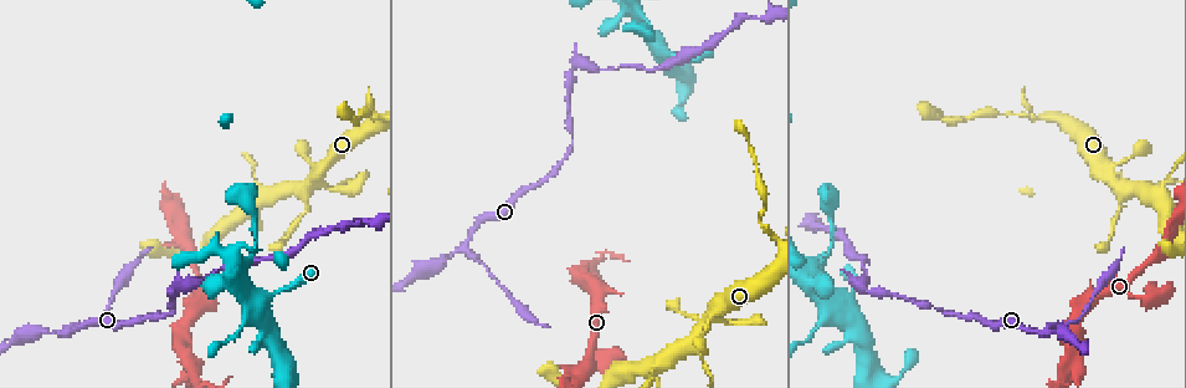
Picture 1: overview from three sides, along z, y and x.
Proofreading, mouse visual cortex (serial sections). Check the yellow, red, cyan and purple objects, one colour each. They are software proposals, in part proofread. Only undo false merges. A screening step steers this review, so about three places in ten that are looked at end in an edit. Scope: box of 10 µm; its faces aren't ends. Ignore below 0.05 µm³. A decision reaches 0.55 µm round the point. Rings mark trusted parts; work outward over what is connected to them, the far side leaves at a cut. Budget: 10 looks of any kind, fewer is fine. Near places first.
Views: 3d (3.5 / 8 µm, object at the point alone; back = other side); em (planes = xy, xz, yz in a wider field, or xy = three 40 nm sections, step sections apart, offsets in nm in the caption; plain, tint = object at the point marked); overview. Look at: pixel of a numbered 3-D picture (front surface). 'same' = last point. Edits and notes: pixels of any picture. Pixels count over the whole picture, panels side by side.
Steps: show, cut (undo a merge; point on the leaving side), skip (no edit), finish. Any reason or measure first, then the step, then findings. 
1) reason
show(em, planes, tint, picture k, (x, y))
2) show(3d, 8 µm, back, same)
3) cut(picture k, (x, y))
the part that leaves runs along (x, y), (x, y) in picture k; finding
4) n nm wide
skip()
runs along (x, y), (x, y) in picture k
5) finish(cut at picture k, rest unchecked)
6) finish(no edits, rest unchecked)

looks like a crossing
show(3d, 3.5 µm, picture 1, (843, 304))

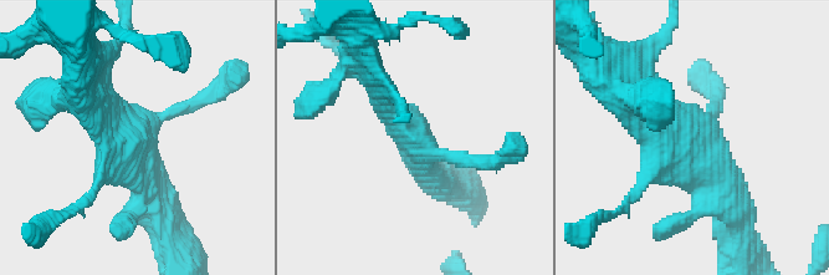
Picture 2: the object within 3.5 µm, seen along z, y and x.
show(em, xy, step 5, tint, picture 2, (137, 136))

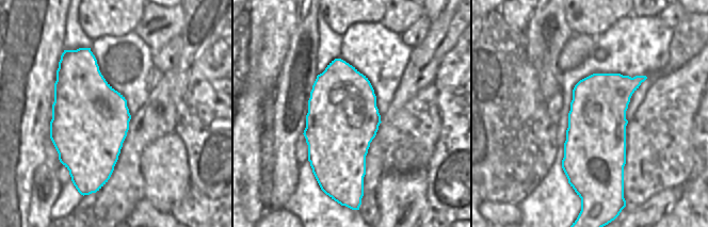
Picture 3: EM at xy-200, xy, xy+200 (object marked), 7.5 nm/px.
skip()
runs along (480, 162), (423, 147), (377, 86) in picture 2; all the same cell

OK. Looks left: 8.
a narrow waist
show(3d, 8 µm, picture 1, (712, 316))

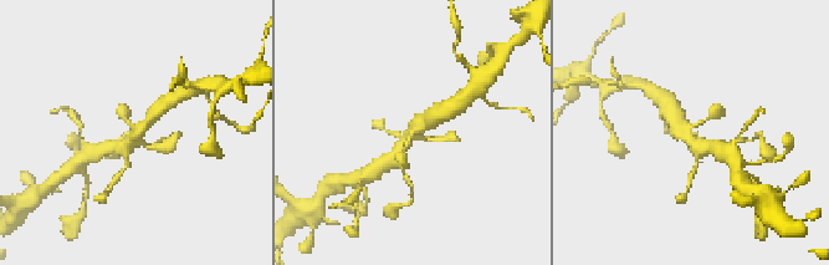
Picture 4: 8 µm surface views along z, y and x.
shape alone is not enough
show(em, xy, step 3, tint, same)

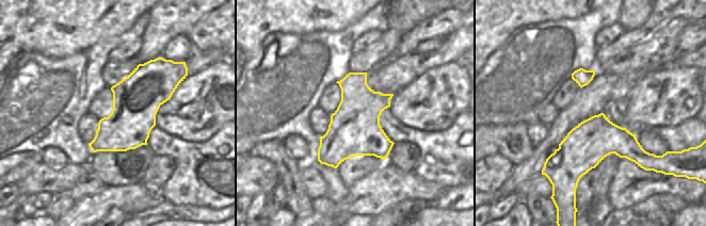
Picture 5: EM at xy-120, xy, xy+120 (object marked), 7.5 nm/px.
skip()
runs along (436, 116), (415, 128), (389, 159) in picture 4; continuous, no second cell

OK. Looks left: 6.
calibre changes
show(em, xy, step 5, tint, picture 1, (67, 336))

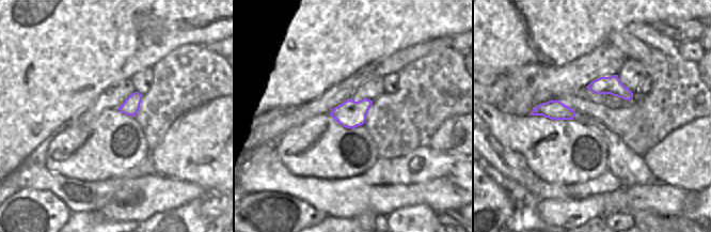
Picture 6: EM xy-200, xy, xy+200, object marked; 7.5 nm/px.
show(3d, 3.5 µm, same)

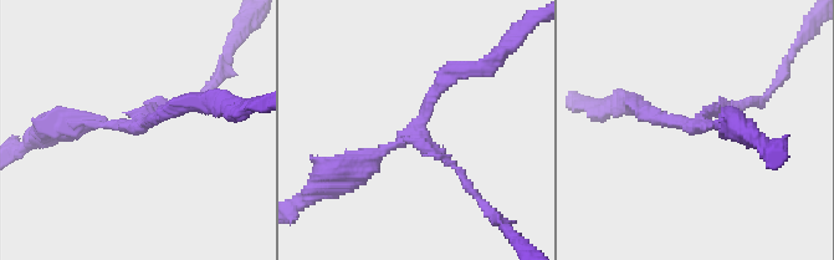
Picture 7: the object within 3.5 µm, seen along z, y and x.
200 nm wide
cut(picture 7, (742, 105))
the part that leaves runs along (419, 139), (453, 164), (499, 219) in picture 7; a second cell is stuck on

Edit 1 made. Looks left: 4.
calibre changes
show(3d, 3.5 µm, picture 1, (182, 353))

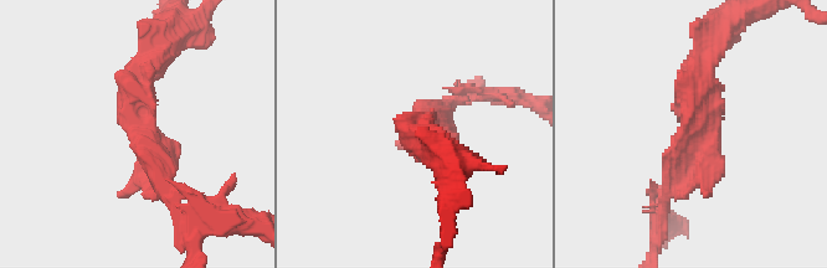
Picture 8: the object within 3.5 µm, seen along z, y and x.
3 arms; arms of 200, 250, 300 nm; shape alone is not enough
show(em, xy, step 1, tint, picture 8, (691, 128))

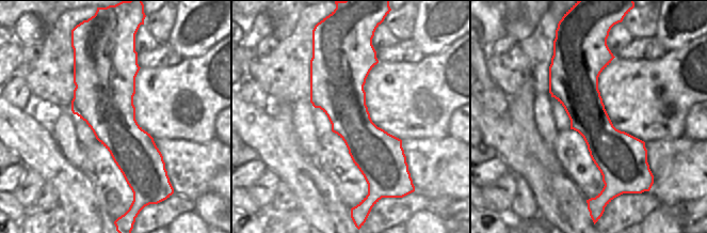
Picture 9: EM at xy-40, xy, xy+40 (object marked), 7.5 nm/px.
another direction
show(em, planes, tint, same)

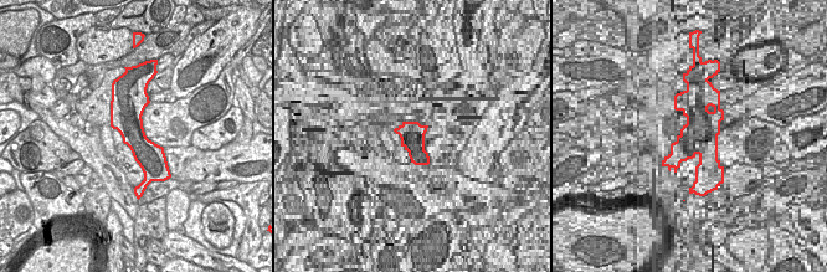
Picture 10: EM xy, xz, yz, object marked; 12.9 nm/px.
380 nm wide
skip()
runs along (704, 52), (688, 155), (663, 194) in picture 8; all the same cell

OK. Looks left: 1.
finish(cut at picture 7, rest unchecked)

